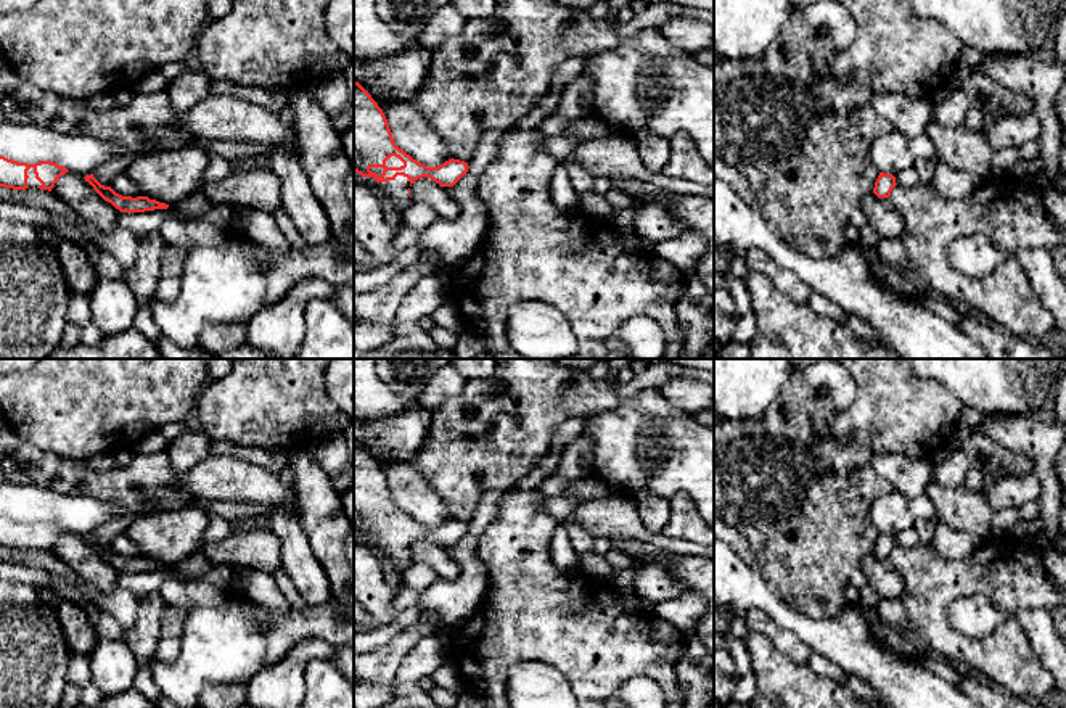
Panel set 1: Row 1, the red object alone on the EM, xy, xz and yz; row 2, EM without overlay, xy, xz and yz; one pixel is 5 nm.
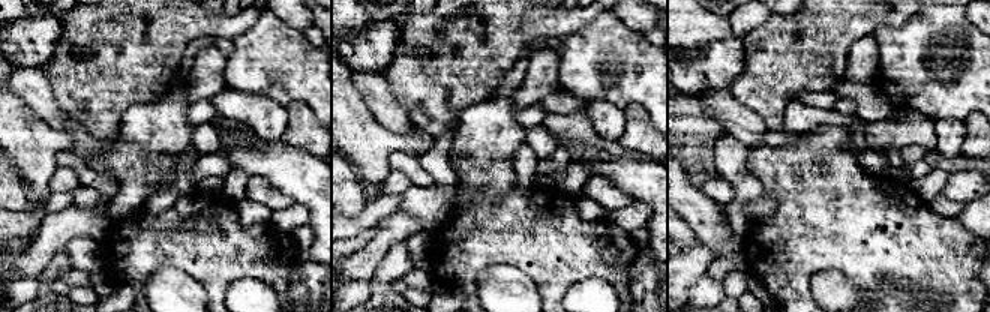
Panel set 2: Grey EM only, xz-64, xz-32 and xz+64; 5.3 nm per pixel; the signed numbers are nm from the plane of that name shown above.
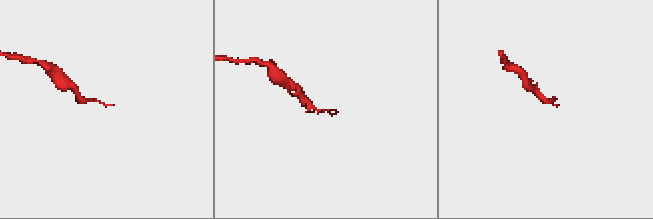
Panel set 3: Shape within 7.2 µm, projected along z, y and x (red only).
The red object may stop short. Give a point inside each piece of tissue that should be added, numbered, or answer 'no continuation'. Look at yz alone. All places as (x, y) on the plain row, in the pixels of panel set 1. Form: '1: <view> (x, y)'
no continuation

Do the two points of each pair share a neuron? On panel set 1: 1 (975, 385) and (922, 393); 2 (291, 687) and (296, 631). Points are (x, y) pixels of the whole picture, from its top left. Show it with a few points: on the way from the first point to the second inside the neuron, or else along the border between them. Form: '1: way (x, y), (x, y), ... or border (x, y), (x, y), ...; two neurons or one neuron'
1: border (915, 375), (925, 380), (938, 380), (963, 404); two neurons
2: border (332, 644), (322, 639), (303, 639), (267, 666); two neurons

